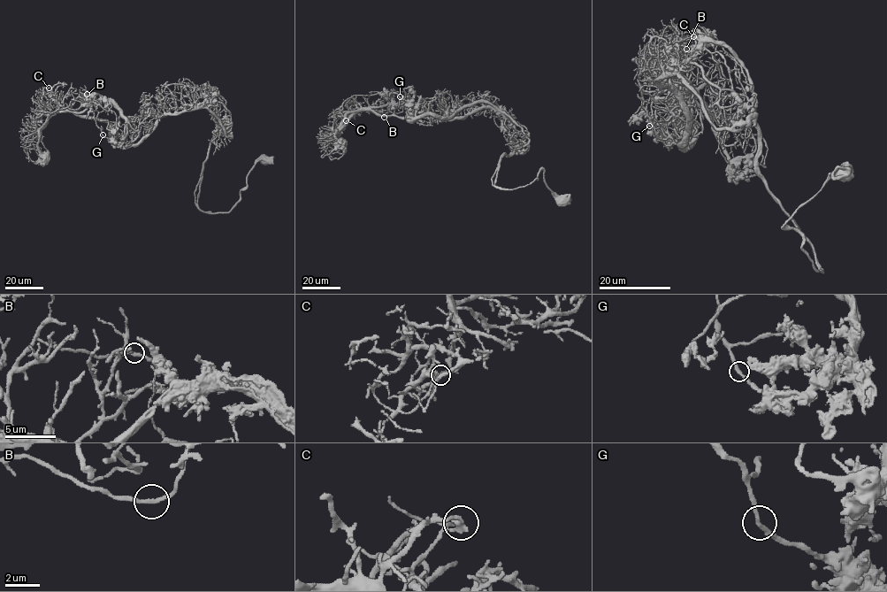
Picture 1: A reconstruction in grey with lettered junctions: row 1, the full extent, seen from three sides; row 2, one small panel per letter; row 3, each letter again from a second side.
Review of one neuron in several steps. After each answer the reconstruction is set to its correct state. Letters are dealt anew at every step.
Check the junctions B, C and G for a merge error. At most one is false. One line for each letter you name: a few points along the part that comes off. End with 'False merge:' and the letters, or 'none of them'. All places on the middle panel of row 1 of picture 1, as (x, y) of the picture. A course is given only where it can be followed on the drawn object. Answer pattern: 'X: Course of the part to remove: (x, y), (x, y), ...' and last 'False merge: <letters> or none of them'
C: Course of the part to remove: (346, 120), (418, 102), (436, 119), (495, 109), (514, 128), (494, 184), (508, 189)
False merge: C

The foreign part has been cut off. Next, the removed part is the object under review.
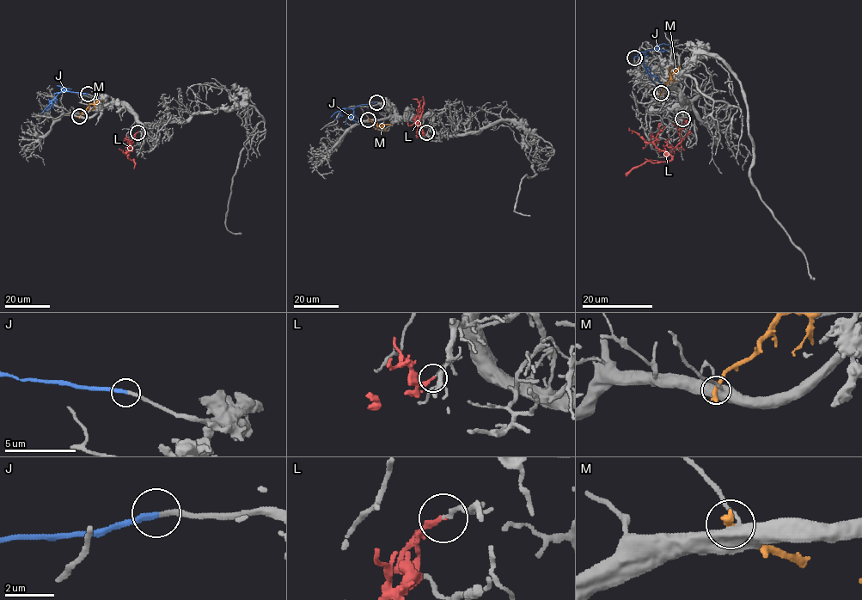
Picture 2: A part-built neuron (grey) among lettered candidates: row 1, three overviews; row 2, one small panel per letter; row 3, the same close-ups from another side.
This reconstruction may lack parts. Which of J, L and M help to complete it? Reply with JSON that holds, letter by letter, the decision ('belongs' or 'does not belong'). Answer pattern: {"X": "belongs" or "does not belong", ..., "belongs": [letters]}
{"J": "belongs", "L": "does not belong", "M": "does not belong", "belongs": ["J"]}

